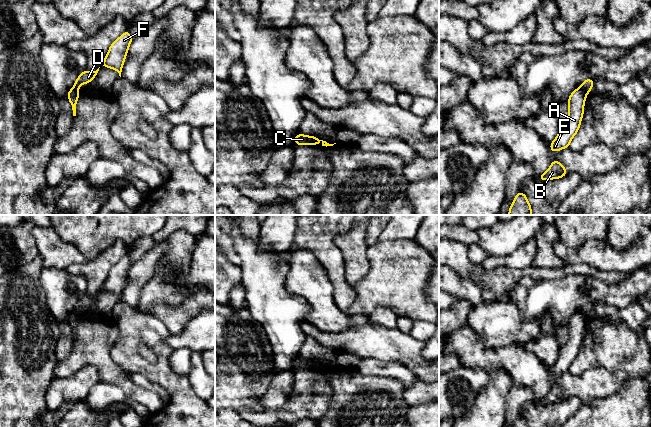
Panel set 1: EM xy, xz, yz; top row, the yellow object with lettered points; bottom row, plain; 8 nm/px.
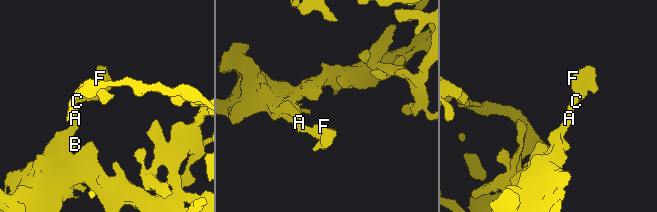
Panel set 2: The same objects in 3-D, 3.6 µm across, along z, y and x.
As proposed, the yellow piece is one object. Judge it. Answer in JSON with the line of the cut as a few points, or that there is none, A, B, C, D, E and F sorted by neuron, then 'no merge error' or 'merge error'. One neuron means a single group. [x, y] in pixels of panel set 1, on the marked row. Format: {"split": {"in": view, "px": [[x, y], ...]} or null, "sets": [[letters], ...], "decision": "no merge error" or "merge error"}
{"split": {"in": "yz", "px": [[581, 87], [588, 91]]}, "sets": [["A", "B", "E"], ["C", "D", "F"]], "decision": "merge error"}

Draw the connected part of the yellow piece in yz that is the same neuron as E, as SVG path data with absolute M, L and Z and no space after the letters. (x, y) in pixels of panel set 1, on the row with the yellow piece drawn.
M579 87L575 89L568 99L568 117L561 123L559 133L550 144L550 150L557 152L570 146L571 139L580 128L582 116L584 114L584 102L588 91Z

